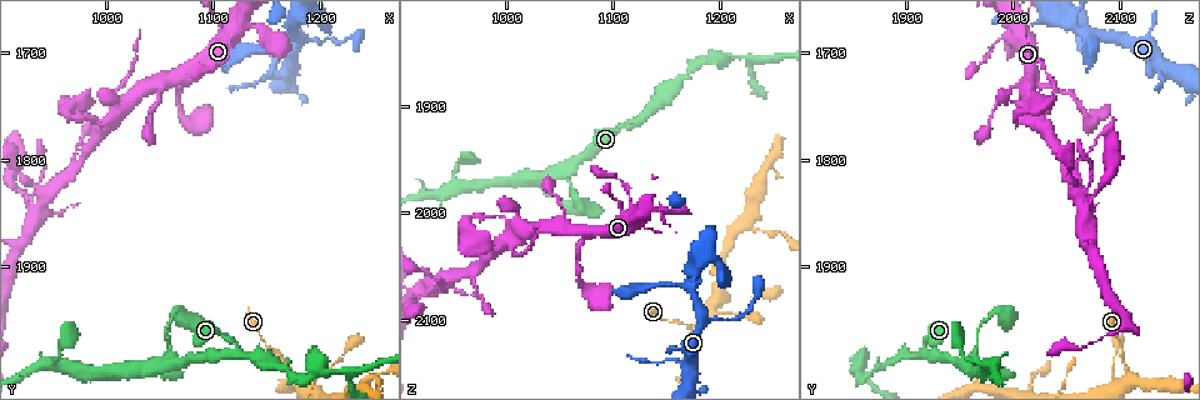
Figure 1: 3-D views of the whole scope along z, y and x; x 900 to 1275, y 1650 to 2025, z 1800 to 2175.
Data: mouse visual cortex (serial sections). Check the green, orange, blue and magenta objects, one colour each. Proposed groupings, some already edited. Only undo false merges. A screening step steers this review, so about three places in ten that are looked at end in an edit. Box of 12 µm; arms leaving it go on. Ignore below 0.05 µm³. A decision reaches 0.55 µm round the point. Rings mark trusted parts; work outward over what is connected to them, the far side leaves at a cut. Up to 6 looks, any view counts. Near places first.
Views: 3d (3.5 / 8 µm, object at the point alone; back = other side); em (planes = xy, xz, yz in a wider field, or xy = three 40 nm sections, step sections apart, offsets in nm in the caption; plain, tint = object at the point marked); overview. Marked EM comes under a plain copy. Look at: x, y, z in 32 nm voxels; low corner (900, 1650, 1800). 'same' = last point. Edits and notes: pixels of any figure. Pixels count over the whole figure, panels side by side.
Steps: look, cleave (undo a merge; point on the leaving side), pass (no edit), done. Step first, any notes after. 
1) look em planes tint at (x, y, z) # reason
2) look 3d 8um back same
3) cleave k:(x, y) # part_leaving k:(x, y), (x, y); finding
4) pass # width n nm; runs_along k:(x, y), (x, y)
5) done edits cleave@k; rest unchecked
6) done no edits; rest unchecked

look 3d 3.5um at (1178, 2002, 2110) # branch point

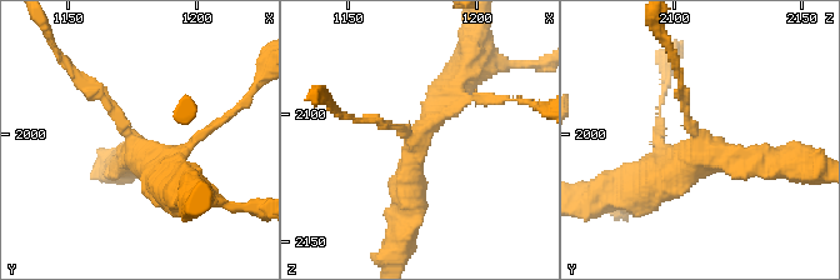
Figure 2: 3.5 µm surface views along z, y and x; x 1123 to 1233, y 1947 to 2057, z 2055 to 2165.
look em xy step 1 tint at (1178, 2006, 2111) # now the EM

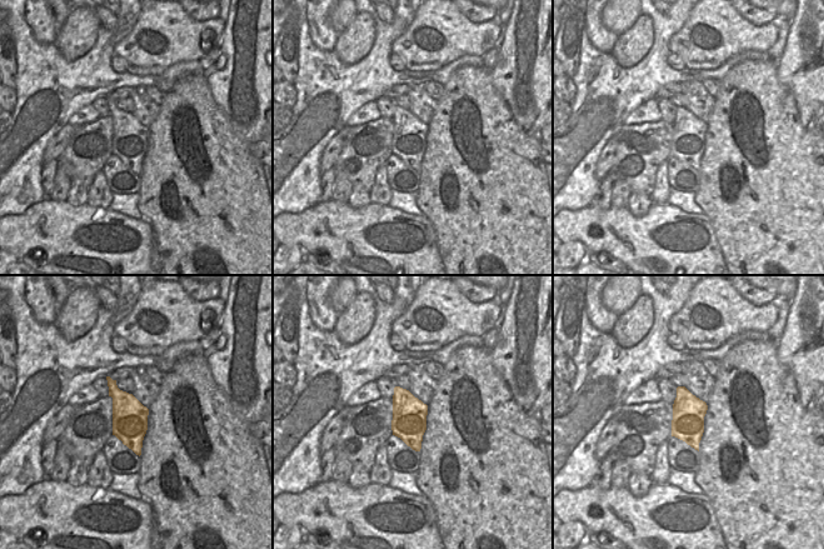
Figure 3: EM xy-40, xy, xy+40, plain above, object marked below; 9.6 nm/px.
pass # runs_along 2:(86, 89), (175, 193); one cell here

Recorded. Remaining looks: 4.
look 3d 3.5um at (1120, 1982, 1916) # arms part here

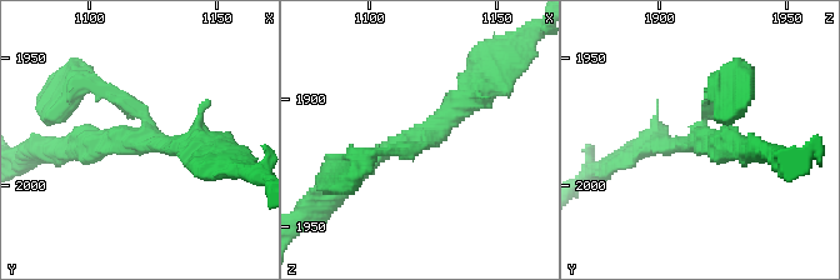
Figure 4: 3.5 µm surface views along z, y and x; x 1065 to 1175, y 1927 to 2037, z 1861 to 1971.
look em xy step 3 tint at (1121, 1979, 1916) # arms 3; arm_widths 150, 250, 300 nm

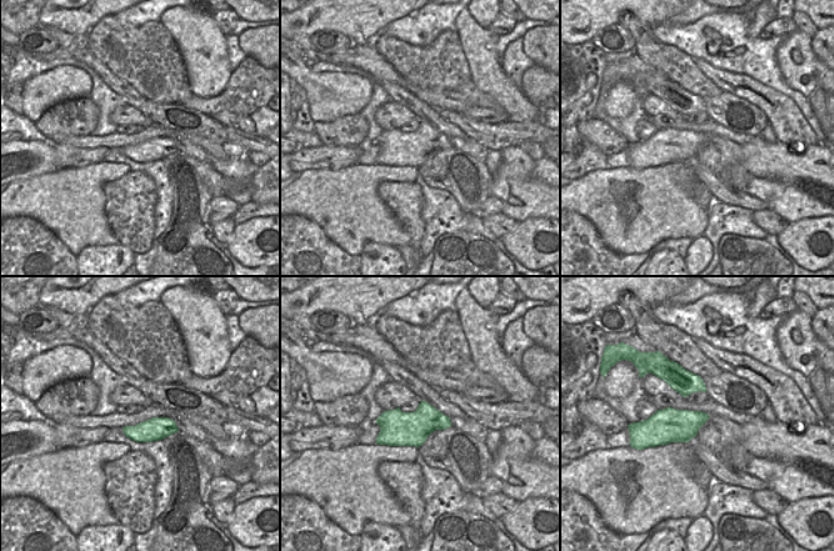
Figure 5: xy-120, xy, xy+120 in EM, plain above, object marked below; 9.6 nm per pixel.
pass # runs_along 4:(715, 83), (701, 136), (736, 148); all the same cell

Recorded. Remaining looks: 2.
look 3d 3.5um at (1226, 1996, 1854) # three-way junction

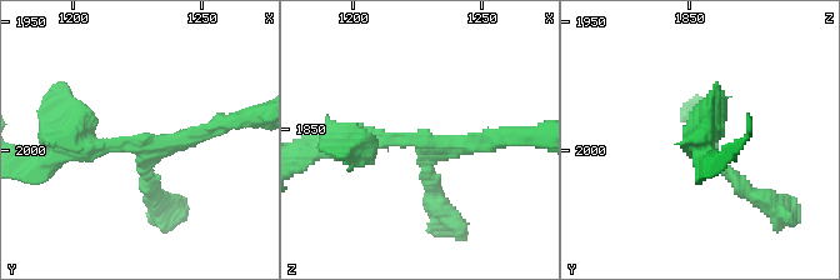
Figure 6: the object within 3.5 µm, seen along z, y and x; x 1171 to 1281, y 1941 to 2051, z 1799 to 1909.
look em xy step 5 tint at (1227, 1997, 1854) # shape alone is not enough

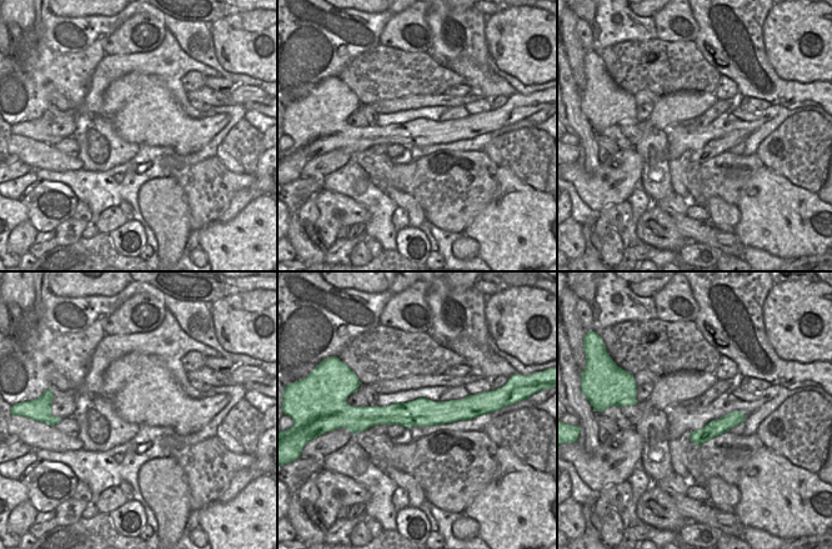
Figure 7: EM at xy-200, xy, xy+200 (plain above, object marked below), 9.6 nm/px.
pass # arms 3; runs_along 6:(60, 150), (183, 143), (221, 124); continuous, no second cell

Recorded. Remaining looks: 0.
done no edits; rest unchecked

